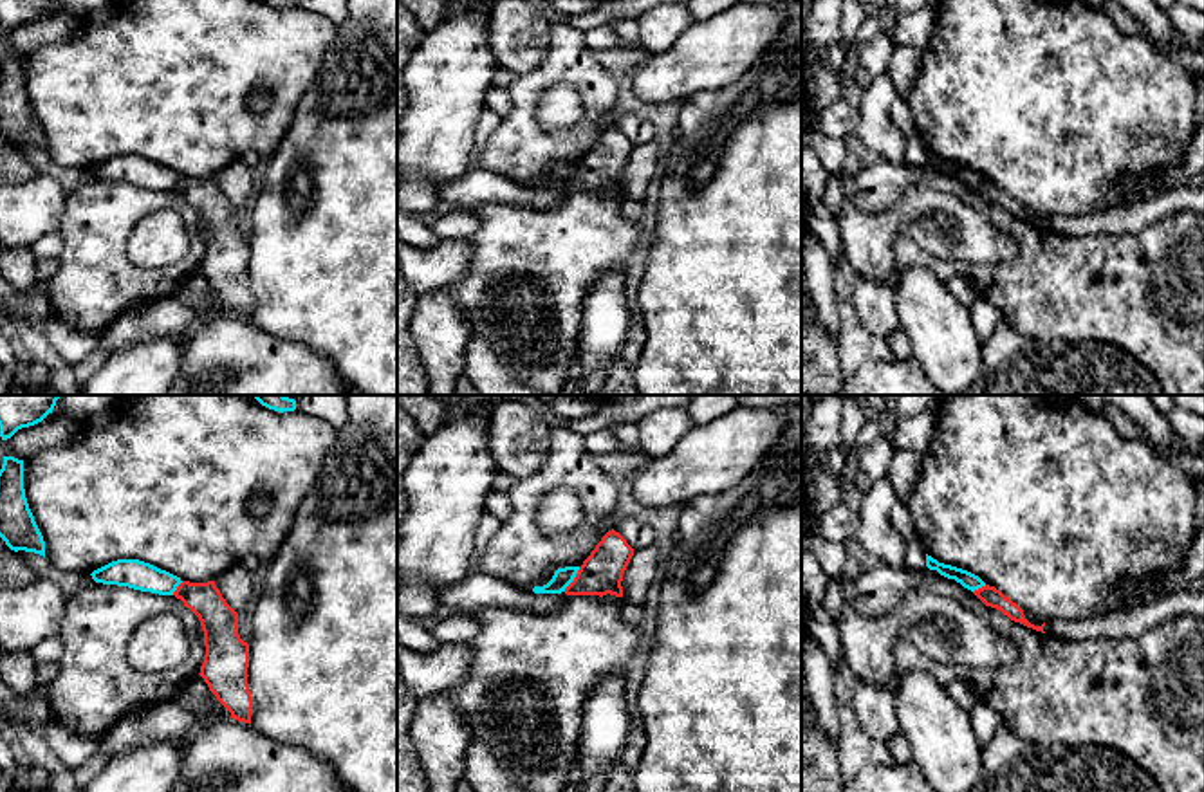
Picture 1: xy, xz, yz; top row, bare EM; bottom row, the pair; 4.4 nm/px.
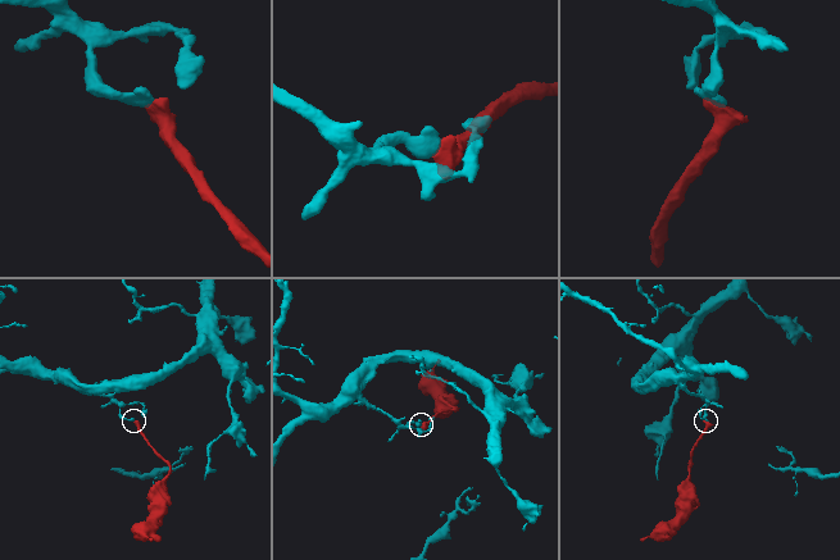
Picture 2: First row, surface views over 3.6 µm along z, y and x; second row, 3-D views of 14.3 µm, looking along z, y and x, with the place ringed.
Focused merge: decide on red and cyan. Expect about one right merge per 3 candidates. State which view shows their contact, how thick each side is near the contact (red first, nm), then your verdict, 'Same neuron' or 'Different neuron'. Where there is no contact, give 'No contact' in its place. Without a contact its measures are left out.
Touches red in xz. Thickness 190 nm (red) against 90 nm. Different neuron

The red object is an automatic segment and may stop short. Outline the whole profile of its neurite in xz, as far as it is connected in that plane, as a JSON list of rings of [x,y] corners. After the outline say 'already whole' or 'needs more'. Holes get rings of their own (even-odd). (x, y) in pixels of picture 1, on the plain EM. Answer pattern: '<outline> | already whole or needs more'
[[[608,126],[590,152],[579,162],[574,177],[565,184],[567,191],[616,191],[623,193],[623,170],[634,152],[626,135]]] | already whole

